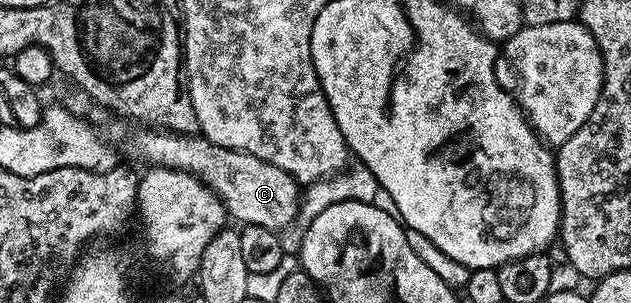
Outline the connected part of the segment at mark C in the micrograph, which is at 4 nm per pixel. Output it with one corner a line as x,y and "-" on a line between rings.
144,127
132,137
132,145
136,153
145,161
145,166
161,169
176,169
179,173
192,173
203,185
208,186
224,203
225,214
241,226
257,225
267,229
284,231
289,228
299,209
301,186
282,167
274,167
274,163
266,163
246,151
234,151
230,147
218,147
210,143
202,135
187,133
170,133
163,129

